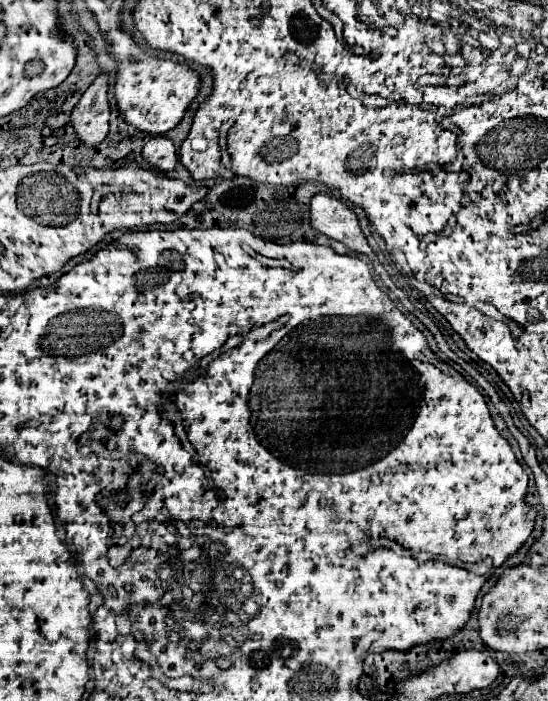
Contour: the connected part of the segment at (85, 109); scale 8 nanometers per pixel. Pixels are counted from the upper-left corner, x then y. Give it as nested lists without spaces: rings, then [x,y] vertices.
[[[101,73],[89,89],[83,93],[81,101],[71,113],[71,123],[79,139],[85,145],[97,147],[109,131],[109,77]]]

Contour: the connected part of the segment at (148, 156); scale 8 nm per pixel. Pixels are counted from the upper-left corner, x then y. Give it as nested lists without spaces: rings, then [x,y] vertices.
[[[153,137],[144,146],[142,157],[148,163],[161,169],[161,171],[171,171],[177,163],[177,151],[171,139],[167,137]]]

